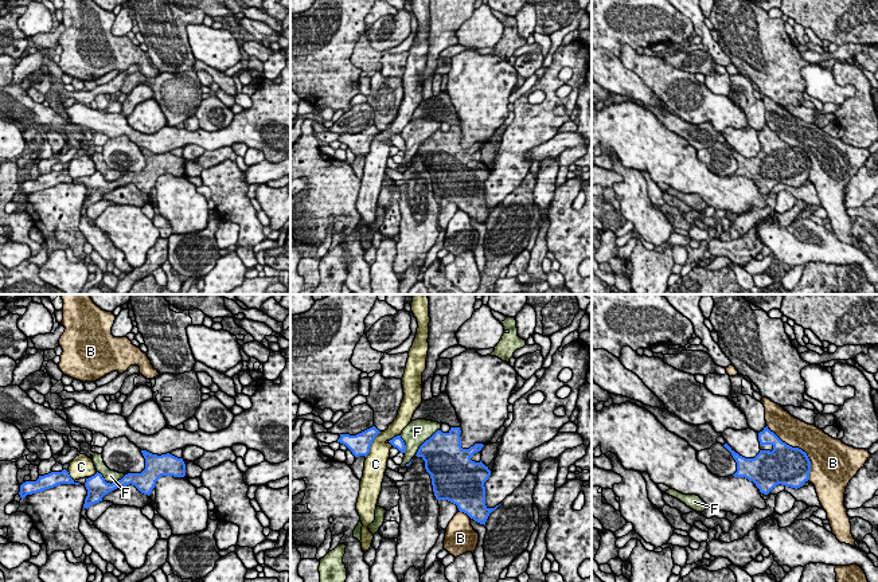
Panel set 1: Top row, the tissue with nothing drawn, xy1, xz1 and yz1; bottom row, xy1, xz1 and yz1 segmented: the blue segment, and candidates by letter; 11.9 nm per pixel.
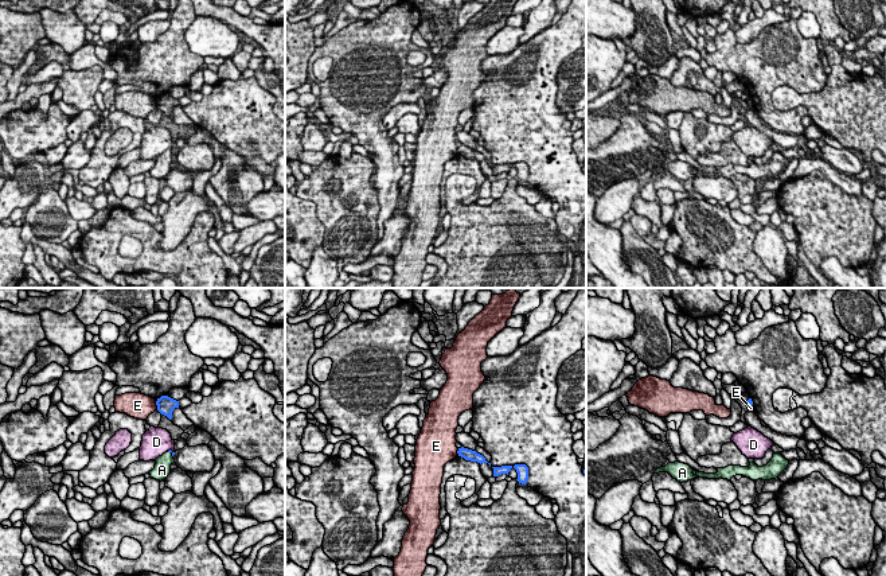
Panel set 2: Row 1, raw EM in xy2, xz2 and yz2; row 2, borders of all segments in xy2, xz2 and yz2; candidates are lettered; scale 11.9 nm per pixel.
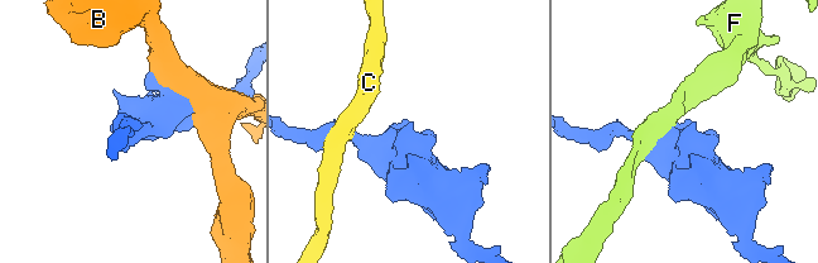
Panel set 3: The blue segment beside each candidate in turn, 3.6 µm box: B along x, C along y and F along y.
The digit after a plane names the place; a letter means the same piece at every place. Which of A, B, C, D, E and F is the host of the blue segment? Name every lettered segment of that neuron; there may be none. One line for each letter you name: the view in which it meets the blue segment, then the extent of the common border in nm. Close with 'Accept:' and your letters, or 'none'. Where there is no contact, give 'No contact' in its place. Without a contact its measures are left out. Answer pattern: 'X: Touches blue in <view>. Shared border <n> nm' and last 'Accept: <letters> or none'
A: Touches blue in xy2. Shared border 110 nm
Accept: A

